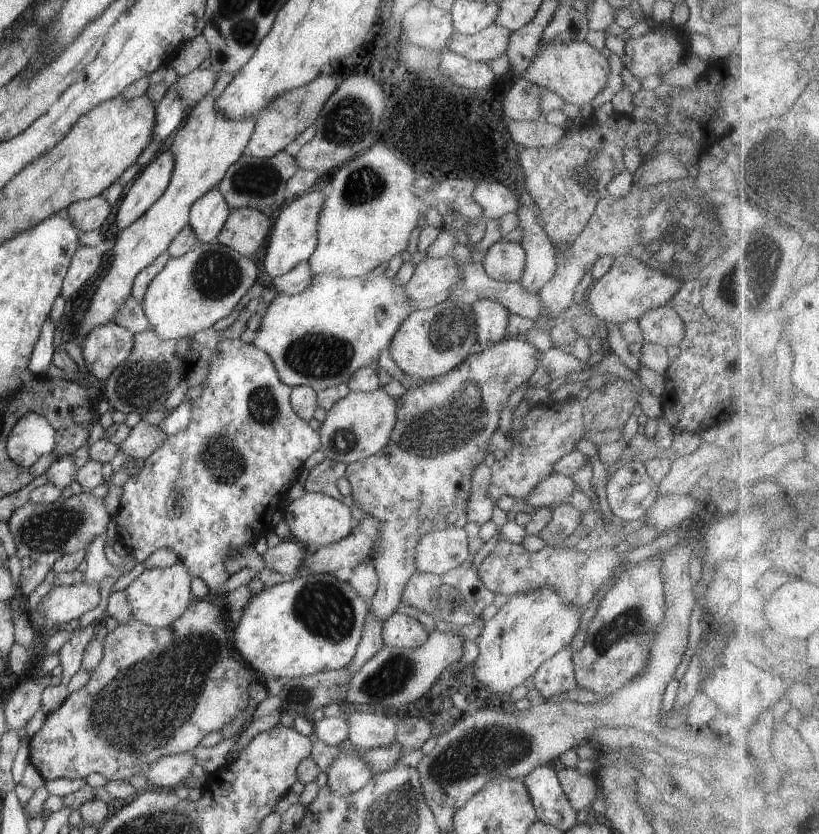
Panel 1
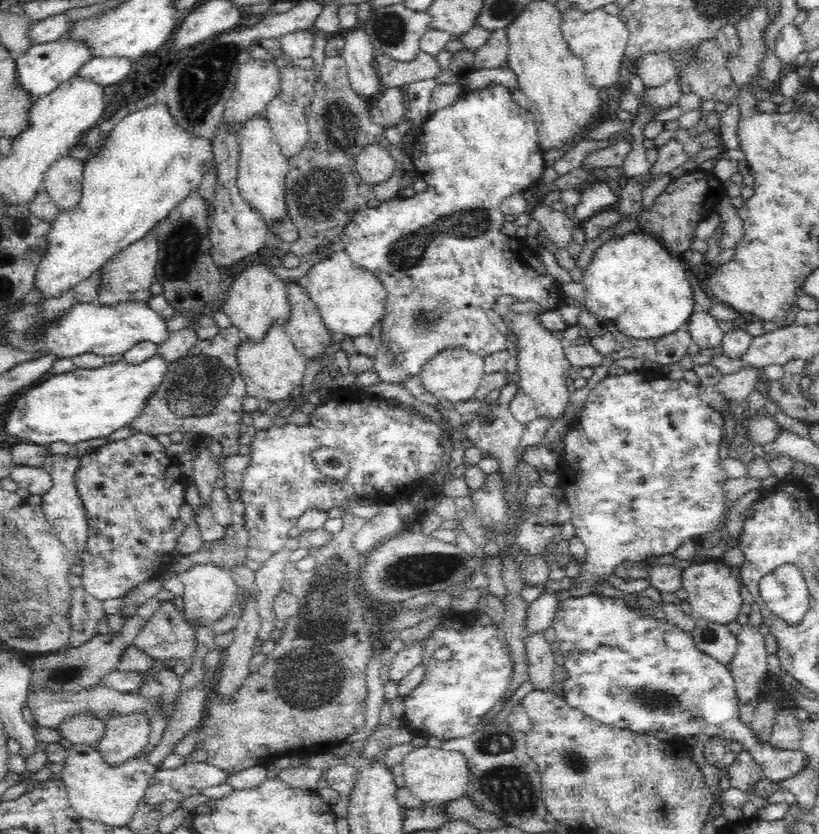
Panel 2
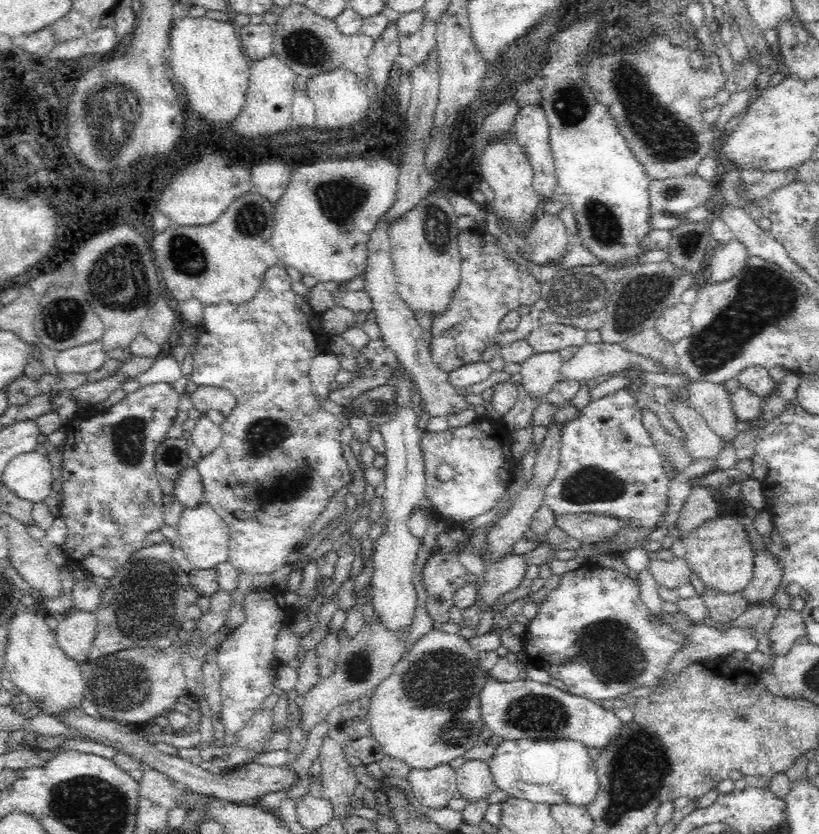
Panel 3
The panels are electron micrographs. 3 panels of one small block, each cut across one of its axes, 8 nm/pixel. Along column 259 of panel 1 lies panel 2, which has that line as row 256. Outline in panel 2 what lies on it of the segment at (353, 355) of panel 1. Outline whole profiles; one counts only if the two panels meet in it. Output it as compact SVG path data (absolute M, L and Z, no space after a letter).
M340 244L329 256L314 264L303 281L312 303L322 315L324 325L332 332L358 338L368 334L374 324L384 316L387 293L382 282L369 270L356 266Z

